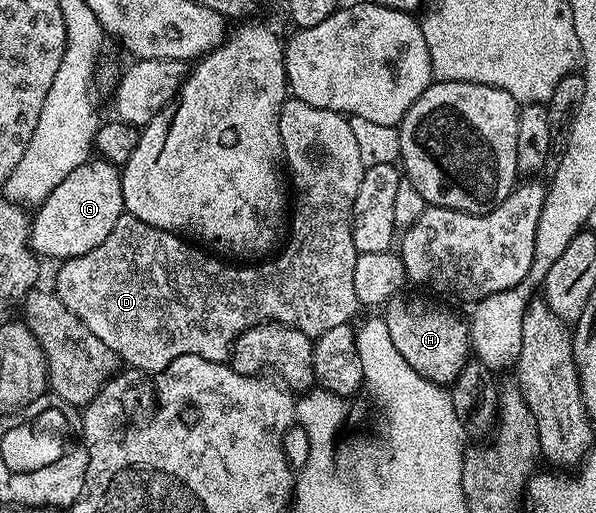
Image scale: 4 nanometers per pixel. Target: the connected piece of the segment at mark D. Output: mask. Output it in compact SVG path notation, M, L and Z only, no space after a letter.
M288 98L280 106L280 137L282 138L282 146L286 157L286 168L290 173L290 184L291 187L292 184L296 187L296 196L294 192L288 235L283 245L283 248L285 248L284 250L281 249L281 252L274 258L277 258L274 262L266 260L261 264L237 264L238 266L232 266L230 264L233 263L225 262L223 259L193 246L185 237L177 233L155 228L138 218L125 214L118 218L118 222L114 222L114 230L110 230L110 235L106 237L106 242L102 242L102 246L94 246L94 250L90 250L78 258L65 260L57 267L60 269L56 272L56 285L54 285L56 297L66 306L66 310L74 310L74 314L78 314L78 318L82 322L86 322L86 326L90 326L90 331L98 334L98 338L102 338L102 342L106 342L106 346L110 346L110 350L114 350L129 369L149 374L161 372L166 366L170 366L170 362L174 362L174 358L186 354L194 354L217 362L227 361L236 339L247 328L262 323L294 326L295 329L302 330L304 334L315 340L327 330L349 323L355 312L359 311L360 305L357 302L357 294L354 293L353 282L354 263L357 262L359 252L353 242L352 204L356 200L356 191L360 185L362 172L358 167L357 160L359 154L358 143L351 130L349 117L339 112L332 112L330 109L315 108L295 98Z

